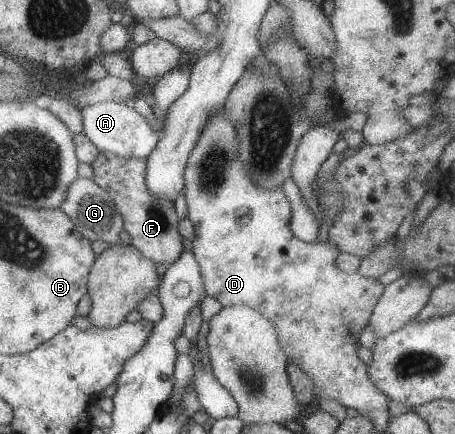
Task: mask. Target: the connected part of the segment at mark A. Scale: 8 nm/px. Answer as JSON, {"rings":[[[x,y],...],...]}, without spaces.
{"rings":[[[103,101],[80,109],[82,133],[98,148],[126,159],[140,159],[154,149],[160,132],[153,131],[130,103]]]}

